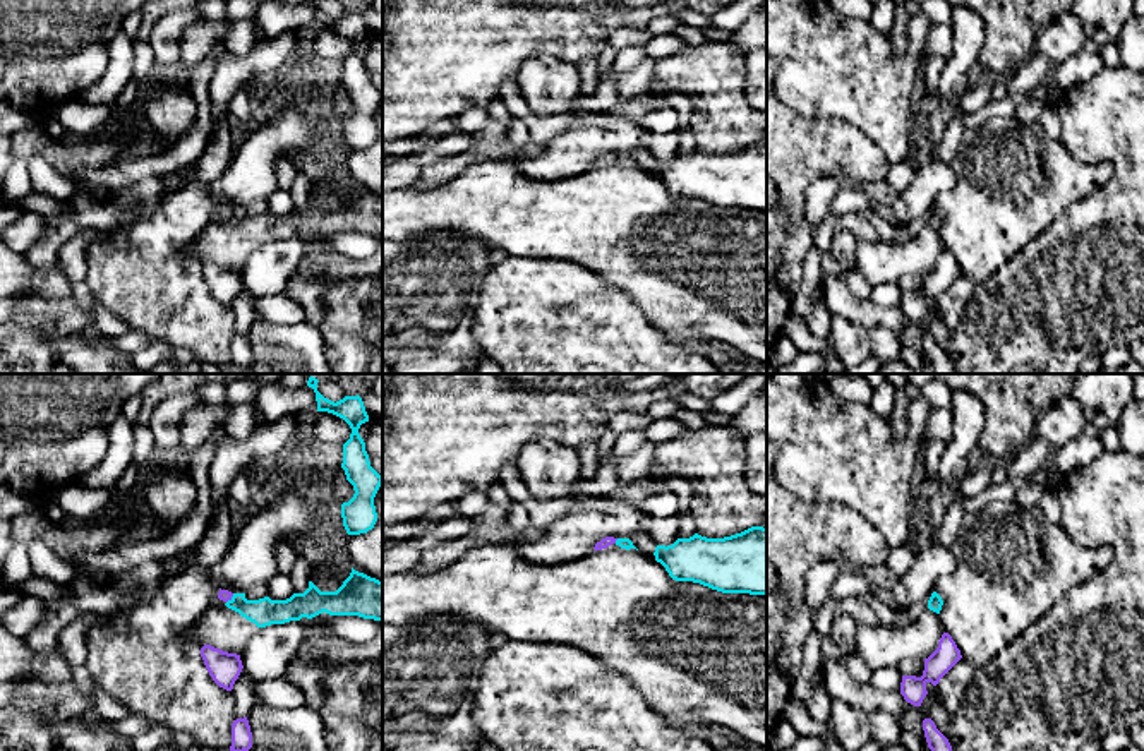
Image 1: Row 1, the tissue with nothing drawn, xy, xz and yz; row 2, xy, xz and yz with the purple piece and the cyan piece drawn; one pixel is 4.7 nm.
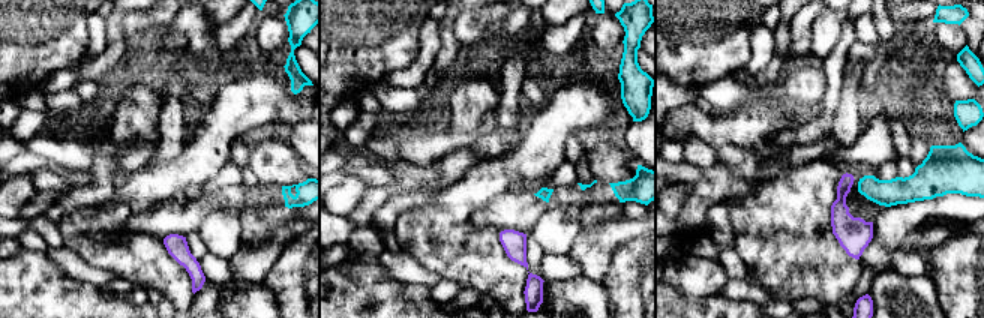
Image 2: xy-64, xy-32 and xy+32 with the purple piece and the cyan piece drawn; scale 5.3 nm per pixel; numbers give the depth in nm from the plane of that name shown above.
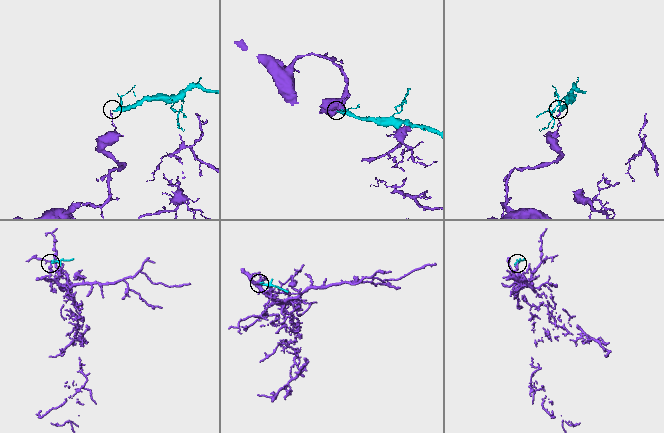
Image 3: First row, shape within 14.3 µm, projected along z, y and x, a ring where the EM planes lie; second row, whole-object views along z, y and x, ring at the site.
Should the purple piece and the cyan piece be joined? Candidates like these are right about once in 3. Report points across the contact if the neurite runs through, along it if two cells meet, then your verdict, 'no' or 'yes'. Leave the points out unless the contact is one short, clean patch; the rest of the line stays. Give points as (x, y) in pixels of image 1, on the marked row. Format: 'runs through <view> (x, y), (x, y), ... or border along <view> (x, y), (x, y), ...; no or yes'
border along xy (234, 594), (227, 602); no

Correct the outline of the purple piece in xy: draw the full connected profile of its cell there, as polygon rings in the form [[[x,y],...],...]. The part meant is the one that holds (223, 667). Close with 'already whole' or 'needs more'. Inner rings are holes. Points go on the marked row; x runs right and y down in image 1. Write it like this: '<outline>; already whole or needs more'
[[[204,645],[201,648],[201,657],[202,657],[204,665],[209,672],[209,676],[213,677],[213,681],[220,688],[232,691],[235,681],[238,679],[238,676],[244,669],[240,655],[223,652],[211,645]]]; already whole

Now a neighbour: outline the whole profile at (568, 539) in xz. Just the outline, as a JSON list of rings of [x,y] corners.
[[[588,497],[573,504],[571,511],[544,528],[544,535],[533,542],[518,542],[518,554],[532,562],[569,562],[593,550],[595,544],[605,537],[629,538],[643,533],[650,516],[633,502],[614,497]]]

